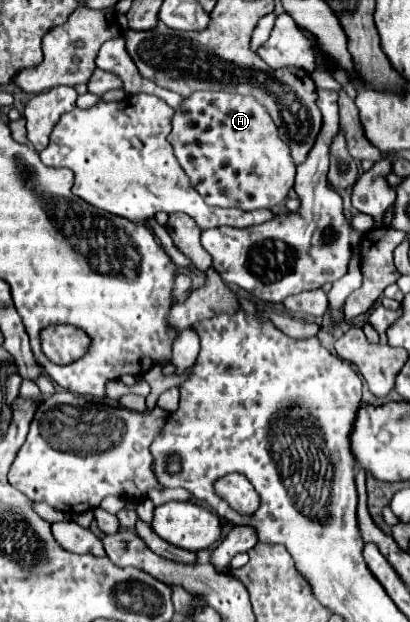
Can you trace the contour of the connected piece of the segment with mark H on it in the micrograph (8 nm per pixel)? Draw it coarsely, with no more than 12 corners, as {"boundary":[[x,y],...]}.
{"boundary":[[196,91],[174,155],[206,203],[286,201],[296,165],[256,99]]}

